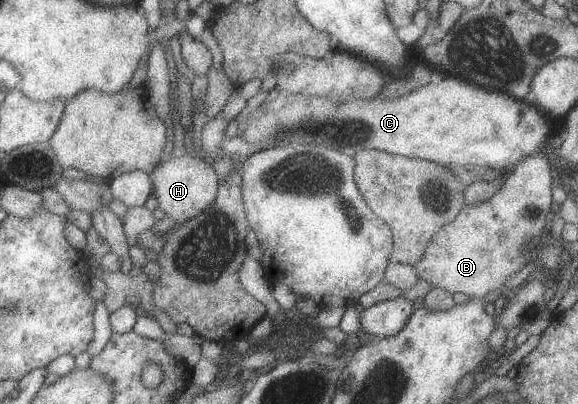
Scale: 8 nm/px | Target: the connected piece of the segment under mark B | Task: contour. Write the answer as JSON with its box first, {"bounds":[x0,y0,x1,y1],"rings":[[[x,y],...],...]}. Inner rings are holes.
{"bounds":[415,152,556,296],"rings":[[[546,152],[543,155],[532,155],[522,159],[513,166],[511,174],[502,179],[502,188],[487,202],[464,206],[458,216],[446,226],[443,226],[431,238],[431,244],[427,246],[425,254],[418,264],[415,264],[416,274],[419,279],[425,280],[432,286],[437,286],[453,294],[487,296],[489,292],[501,290],[511,274],[519,272],[527,266],[525,254],[521,252],[523,244],[533,244],[533,240],[539,240],[539,234],[550,225],[552,202],[552,185],[556,180],[554,172],[555,161]]]}

